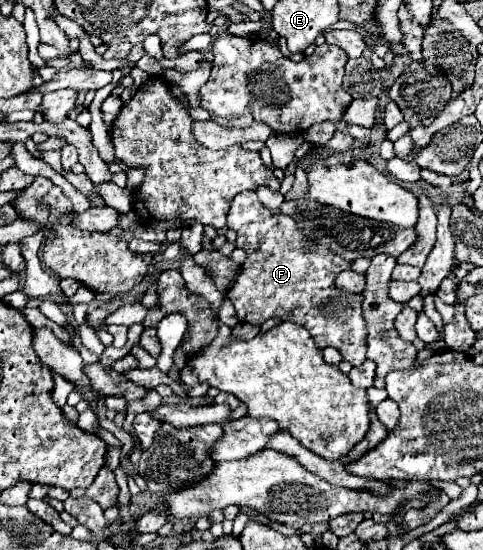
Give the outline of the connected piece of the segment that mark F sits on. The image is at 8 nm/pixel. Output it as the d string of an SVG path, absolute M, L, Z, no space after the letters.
M255 191L239 193L233 199L231 209L227 213L227 227L237 233L235 245L247 253L247 261L243 263L243 269L241 269L237 281L227 291L227 297L231 299L231 303L235 307L237 319L241 323L251 323L257 327L271 317L279 317L281 321L293 321L297 325L303 325L311 333L311 337L319 349L335 347L343 355L343 359L349 361L353 367L361 365L365 361L365 351L367 351L367 329L365 329L365 321L361 317L361 295L355 295L349 291L341 293L335 287L335 275L349 269L351 263L345 261L343 257L331 253L325 245L317 245L317 249L311 253L301 251L303 243L309 241L309 237L305 237L299 231L299 227L295 225L295 221L291 217L287 217L279 211L267 211L259 203Z

